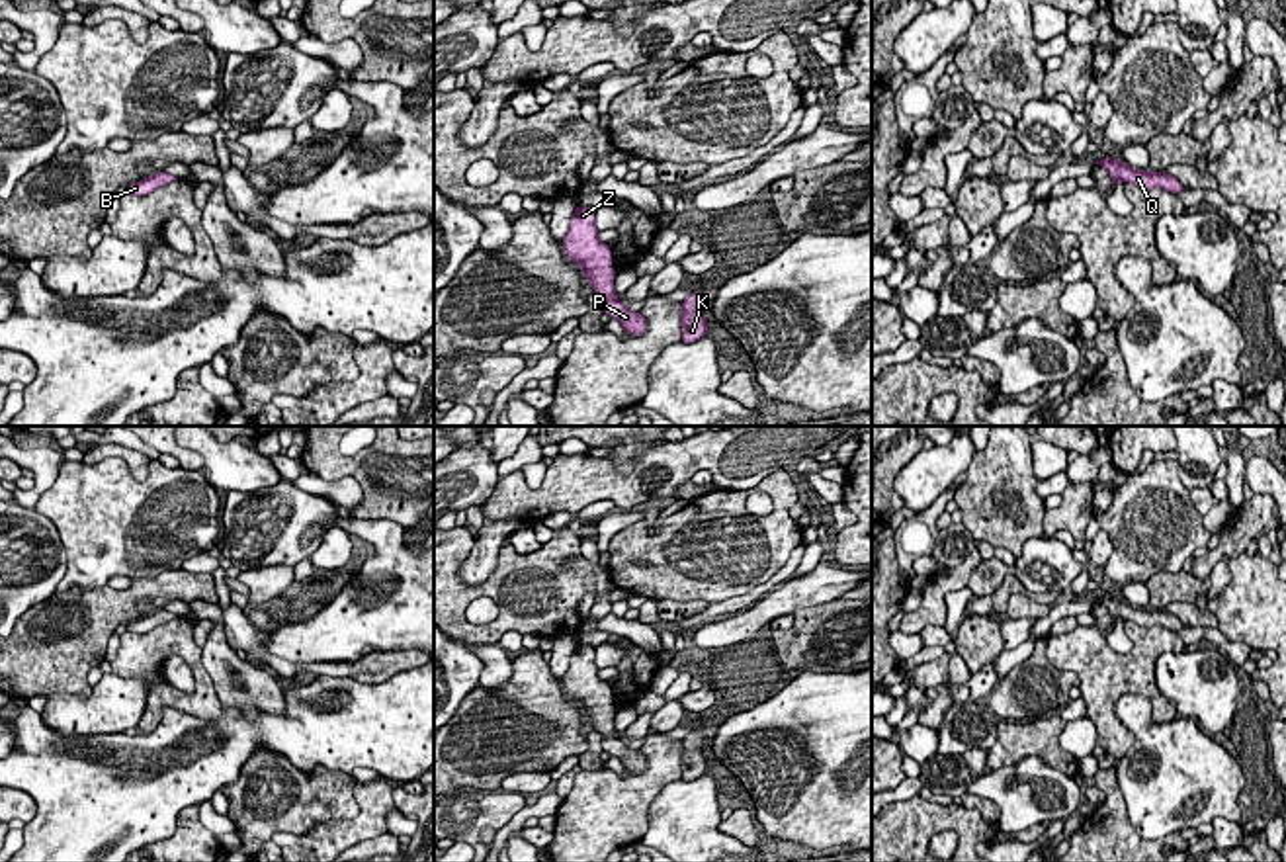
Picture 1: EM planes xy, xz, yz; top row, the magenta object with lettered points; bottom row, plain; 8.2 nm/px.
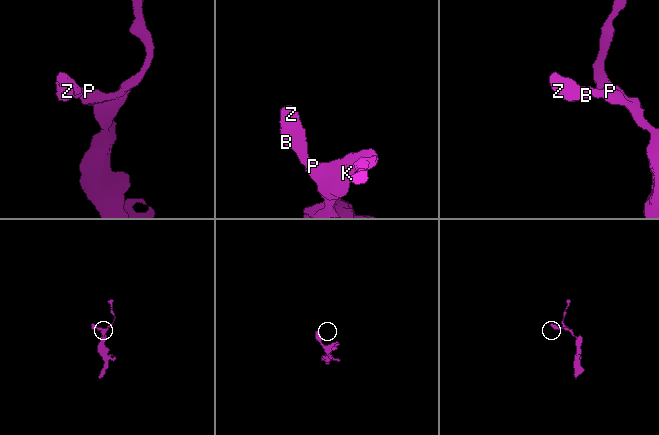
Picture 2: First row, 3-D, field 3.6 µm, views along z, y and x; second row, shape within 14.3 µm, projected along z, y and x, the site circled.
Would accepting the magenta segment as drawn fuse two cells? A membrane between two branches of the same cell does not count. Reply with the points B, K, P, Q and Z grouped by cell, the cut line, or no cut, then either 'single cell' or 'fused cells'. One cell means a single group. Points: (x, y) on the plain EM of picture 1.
B K P Q Z | no cut | single cell

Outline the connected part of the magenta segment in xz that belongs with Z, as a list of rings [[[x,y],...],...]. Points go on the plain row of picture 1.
[[[579,643],[571,655],[567,672],[561,676],[565,694],[579,702],[586,713],[586,721],[604,737],[602,749],[612,756],[618,756],[631,774],[641,774],[647,768],[647,758],[641,751],[631,751],[616,735],[612,688],[598,676],[598,670],[594,647]]]

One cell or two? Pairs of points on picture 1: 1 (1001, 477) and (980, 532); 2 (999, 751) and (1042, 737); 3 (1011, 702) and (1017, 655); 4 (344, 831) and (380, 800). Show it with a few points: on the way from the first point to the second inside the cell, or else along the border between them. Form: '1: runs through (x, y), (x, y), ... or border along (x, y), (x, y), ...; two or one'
1: runs through (985, 487), (974, 499), (974, 517); one
2: runs through (1009, 747), (1017, 739), (1032, 737); one
3: border along (1036, 640), (1034, 649), (999, 681); two
4: runs through (354, 827), (372, 810); one

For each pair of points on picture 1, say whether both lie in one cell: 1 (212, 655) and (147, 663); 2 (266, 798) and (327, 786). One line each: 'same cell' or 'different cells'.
1: different cells
2: same cell

